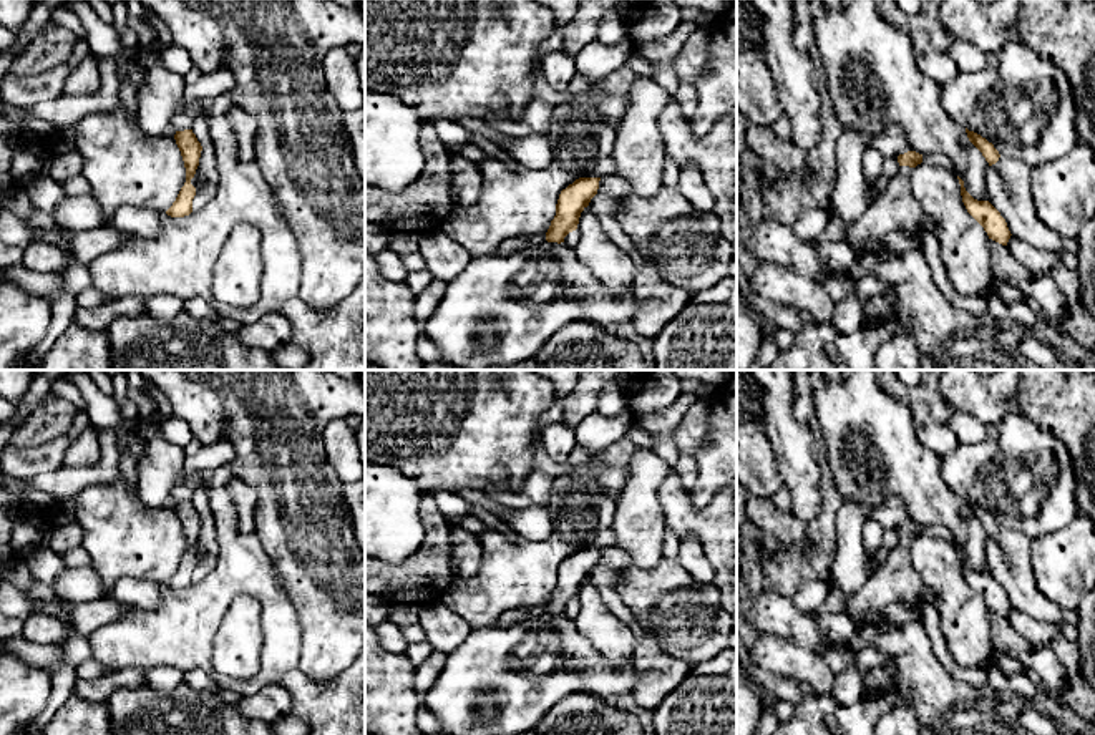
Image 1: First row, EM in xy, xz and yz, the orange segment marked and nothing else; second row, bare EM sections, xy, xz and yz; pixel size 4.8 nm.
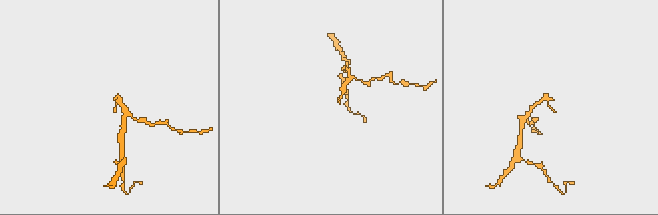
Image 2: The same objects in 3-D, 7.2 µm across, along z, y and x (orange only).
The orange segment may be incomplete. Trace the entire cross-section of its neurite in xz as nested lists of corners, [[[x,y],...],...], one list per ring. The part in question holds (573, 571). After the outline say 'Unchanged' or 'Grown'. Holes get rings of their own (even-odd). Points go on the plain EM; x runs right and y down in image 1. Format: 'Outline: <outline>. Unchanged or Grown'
Outline: [[[579,549],[561,562],[556,587],[546,604],[548,614],[564,614],[564,609],[577,601],[581,584],[597,566],[601,549]]]. Unchanged

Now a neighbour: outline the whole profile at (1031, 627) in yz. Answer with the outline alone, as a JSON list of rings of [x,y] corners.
[[[1010,607],[1007,622],[1014,627],[1017,635],[1025,637],[1032,644],[1055,642],[1057,624],[1044,622],[1035,616]]]

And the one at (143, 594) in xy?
[[[133,577],[118,579],[110,597],[141,611],[154,611],[161,602],[159,584]]]

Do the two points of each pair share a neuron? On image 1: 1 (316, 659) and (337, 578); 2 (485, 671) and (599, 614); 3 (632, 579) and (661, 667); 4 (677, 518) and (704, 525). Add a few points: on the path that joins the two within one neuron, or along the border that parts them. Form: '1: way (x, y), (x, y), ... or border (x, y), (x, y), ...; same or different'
1: way (324, 639), (324, 598); same
2: border (574, 621), (574, 626), (601, 656); different
3: border (647, 637), (686, 662); different
4: way (684, 520), (697, 521); same

